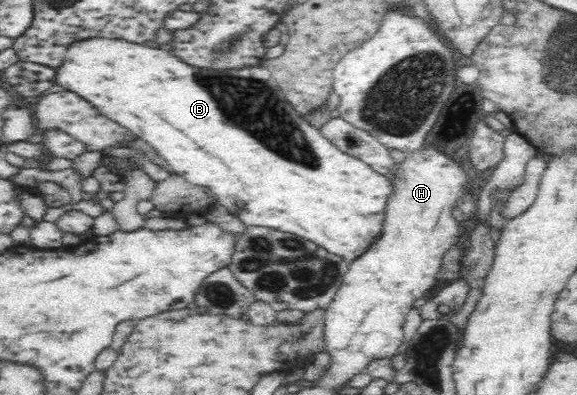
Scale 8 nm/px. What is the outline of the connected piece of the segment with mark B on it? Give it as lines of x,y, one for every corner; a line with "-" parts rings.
102,38
78,42
67,52
60,70
56,70
56,84
78,92
82,98
90,100
104,116
148,142
176,175
183,176
191,185
208,188
214,200
219,201
223,207
235,206
235,210
238,210
240,206
242,212
252,212
250,222
246,222
249,226
278,228
280,232
304,236
328,252
334,252
326,254
326,250
322,250
324,254
316,256
316,252
310,252
306,246
298,246
298,242
292,238
268,242
252,240
250,248
244,246
242,252
237,250
238,256
244,258
240,266
248,272
268,264
286,264
296,268
294,276
302,280
304,286
302,290
300,286
296,288
302,304
296,310
312,311
315,310
314,306
326,308
340,288
338,278
342,278
342,270
346,270
346,262
342,262
338,254
352,262
352,258
370,246
374,234
380,230
382,206
390,190
384,176
370,170
365,162
338,150
321,135
320,129
304,122
288,101
282,96
274,96
274,92
280,90
272,73
263,64
241,69
196,68
186,64
171,51

